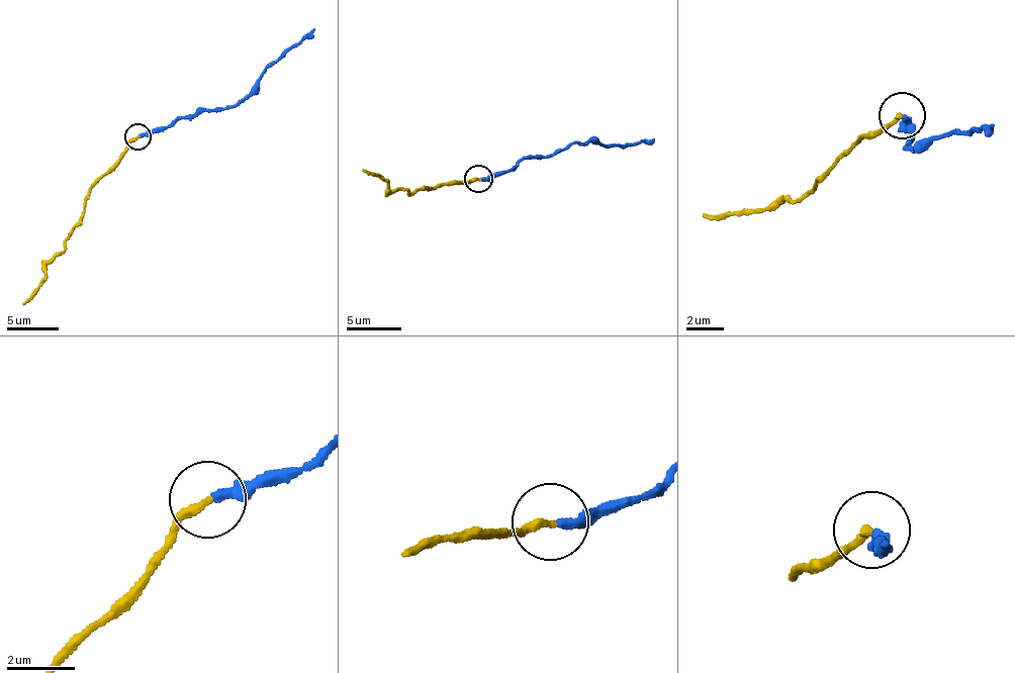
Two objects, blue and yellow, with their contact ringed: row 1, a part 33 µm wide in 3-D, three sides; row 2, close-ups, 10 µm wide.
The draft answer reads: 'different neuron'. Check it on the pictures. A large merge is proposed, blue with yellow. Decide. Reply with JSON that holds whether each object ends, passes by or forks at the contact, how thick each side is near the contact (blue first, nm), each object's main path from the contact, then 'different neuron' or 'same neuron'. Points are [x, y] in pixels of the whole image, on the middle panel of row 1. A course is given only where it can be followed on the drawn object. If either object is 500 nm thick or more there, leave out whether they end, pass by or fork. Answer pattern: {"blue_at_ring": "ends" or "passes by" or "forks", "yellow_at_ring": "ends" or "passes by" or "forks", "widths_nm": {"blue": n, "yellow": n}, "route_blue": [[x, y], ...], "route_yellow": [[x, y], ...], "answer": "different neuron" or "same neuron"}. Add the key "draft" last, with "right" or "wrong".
{"blue_at_ring": "ends", "yellow_at_ring": "ends", "widths_nm": {"blue": 280, "yellow": 240}, "route_blue": [[479, 179], [511, 172], [522, 160], [557, 155], [577, 141], [592, 140], [609, 146], [653, 140]], "route_yellow": [[479, 179], [412, 194], [388, 189], [387, 181], [362, 170]], "answer": "different neuron", "draft": "right"}

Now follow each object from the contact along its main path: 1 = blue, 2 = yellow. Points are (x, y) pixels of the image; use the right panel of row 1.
1: (903, 114), (913, 143), (905, 151), (954, 133), (977, 133), (994, 124)
2: (903, 114), (858, 147), (814, 191), (789, 203), (775, 198), (751, 210), (703, 214)

